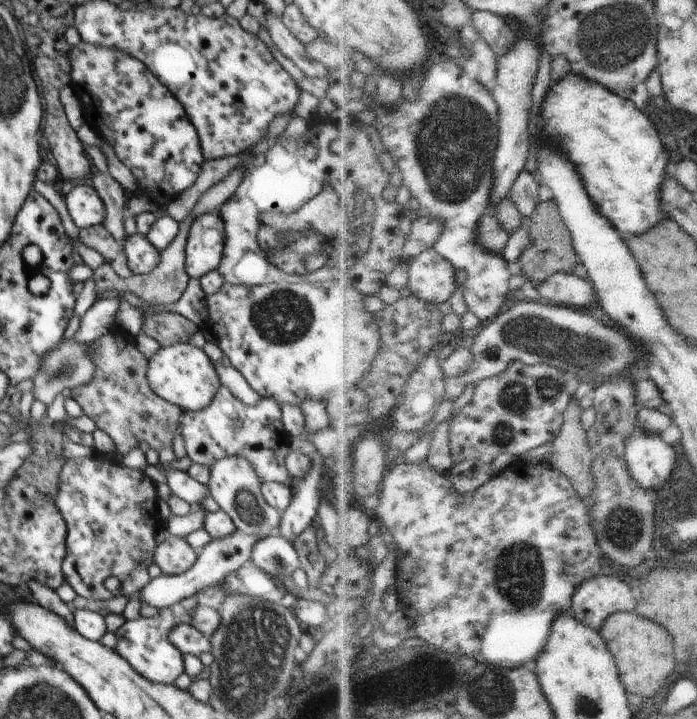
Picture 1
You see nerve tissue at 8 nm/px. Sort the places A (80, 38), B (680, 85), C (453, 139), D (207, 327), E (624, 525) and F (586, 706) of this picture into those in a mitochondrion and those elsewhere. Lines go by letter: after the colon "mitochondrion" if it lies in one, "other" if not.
A: other
B: other
C: mitochondrion
D: other
E: mitochondrion
F: mitochondrion

